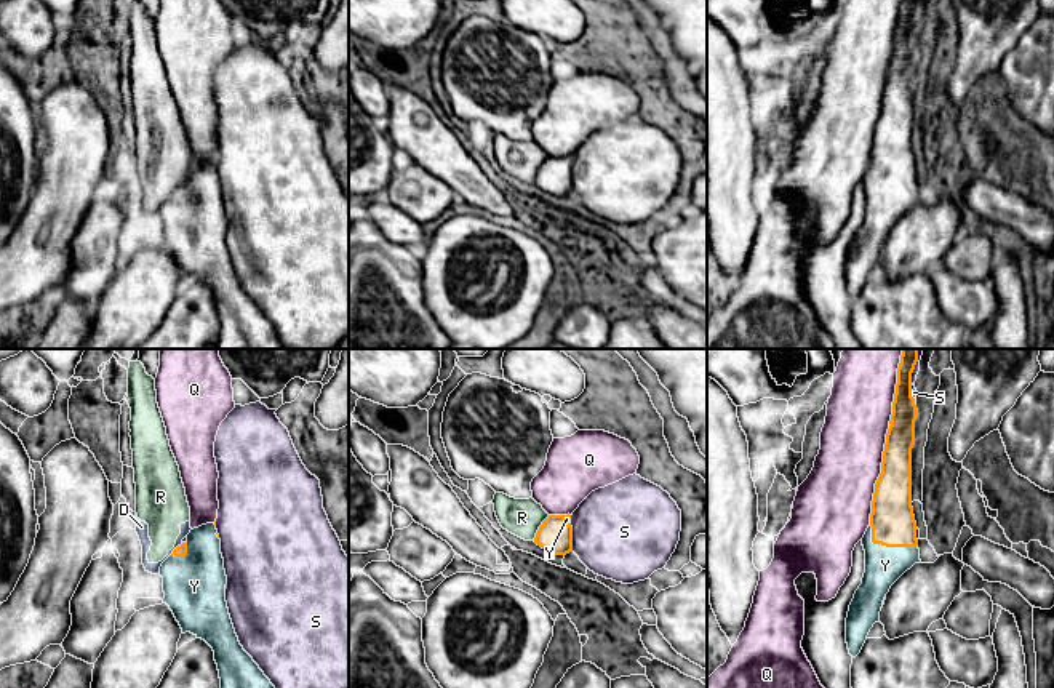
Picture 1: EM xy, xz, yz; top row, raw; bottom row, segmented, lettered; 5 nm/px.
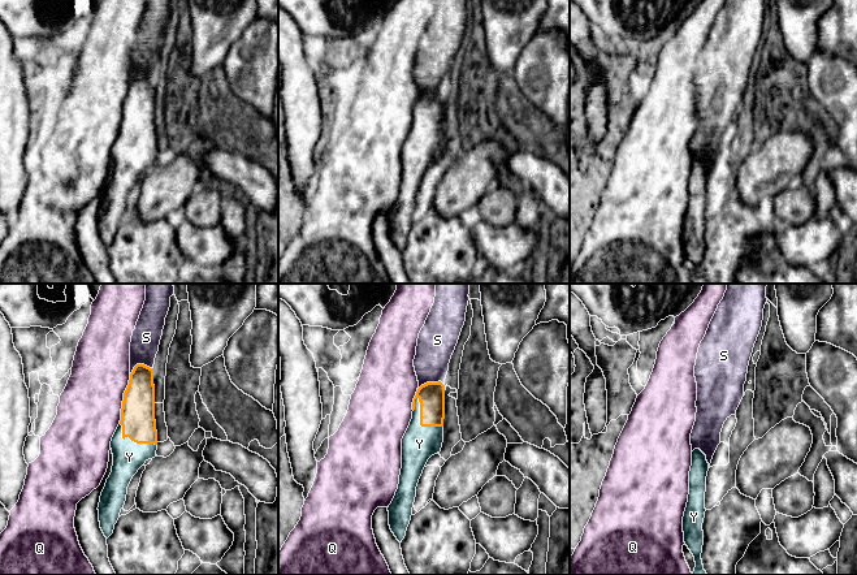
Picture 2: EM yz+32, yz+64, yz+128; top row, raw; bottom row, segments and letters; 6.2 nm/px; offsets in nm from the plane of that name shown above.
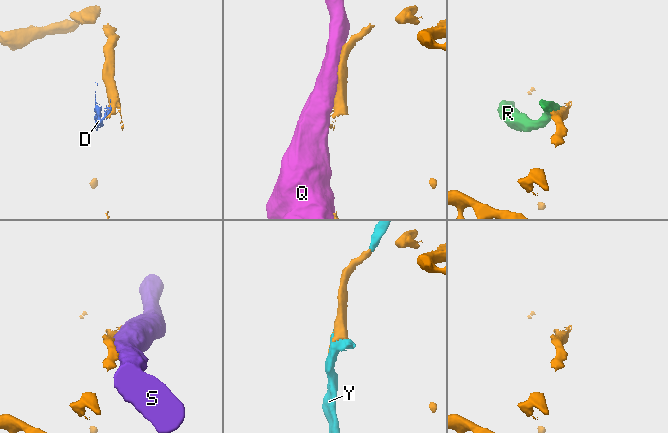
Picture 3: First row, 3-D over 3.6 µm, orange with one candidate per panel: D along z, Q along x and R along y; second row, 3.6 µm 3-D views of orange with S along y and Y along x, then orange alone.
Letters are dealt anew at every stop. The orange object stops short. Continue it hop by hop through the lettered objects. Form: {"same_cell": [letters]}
{"same_cell": ["Y"]}

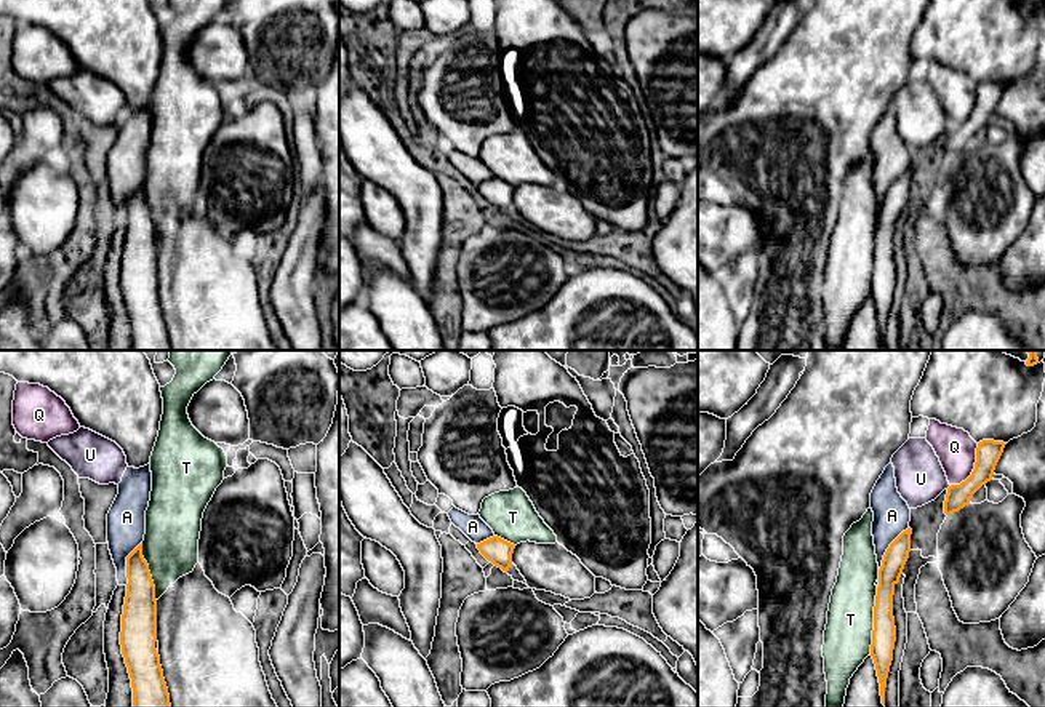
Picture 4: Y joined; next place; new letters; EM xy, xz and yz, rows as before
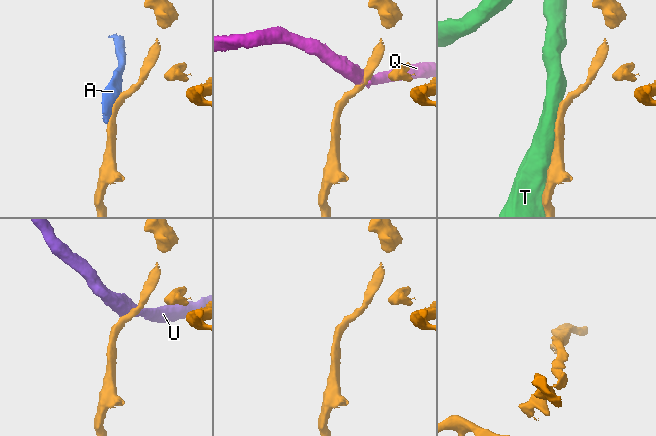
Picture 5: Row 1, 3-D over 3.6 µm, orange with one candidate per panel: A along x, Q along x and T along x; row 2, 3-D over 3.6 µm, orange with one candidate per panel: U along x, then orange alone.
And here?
{"same_cell": []}

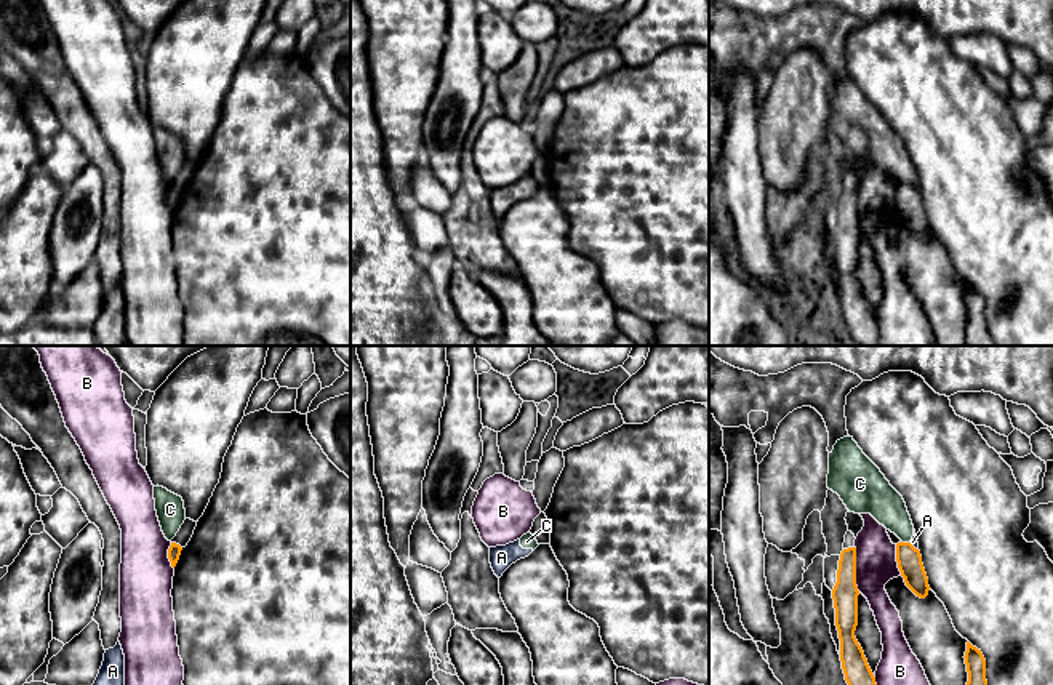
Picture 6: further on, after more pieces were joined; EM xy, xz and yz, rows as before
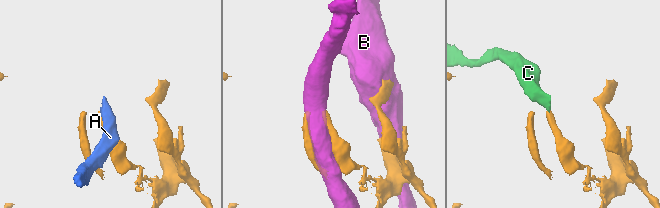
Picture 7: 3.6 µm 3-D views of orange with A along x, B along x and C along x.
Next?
{"same_cell": []}

